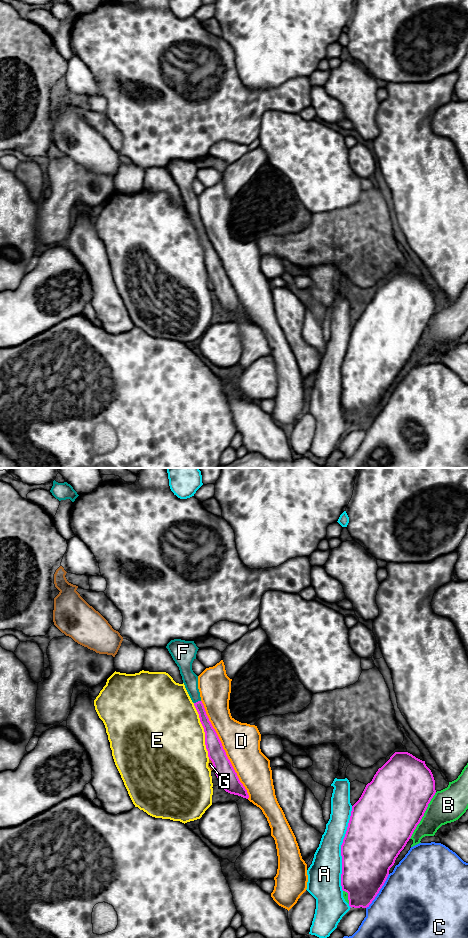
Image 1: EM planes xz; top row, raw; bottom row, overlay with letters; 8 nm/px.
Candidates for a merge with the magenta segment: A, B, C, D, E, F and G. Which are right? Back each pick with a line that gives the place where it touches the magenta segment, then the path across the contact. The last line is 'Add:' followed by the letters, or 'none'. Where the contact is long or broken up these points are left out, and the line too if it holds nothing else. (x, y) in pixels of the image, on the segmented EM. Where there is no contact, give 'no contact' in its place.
F: xz (198, 701) | across xz (208, 728), (198, 701), (193, 692), (190, 679)
Add: F

